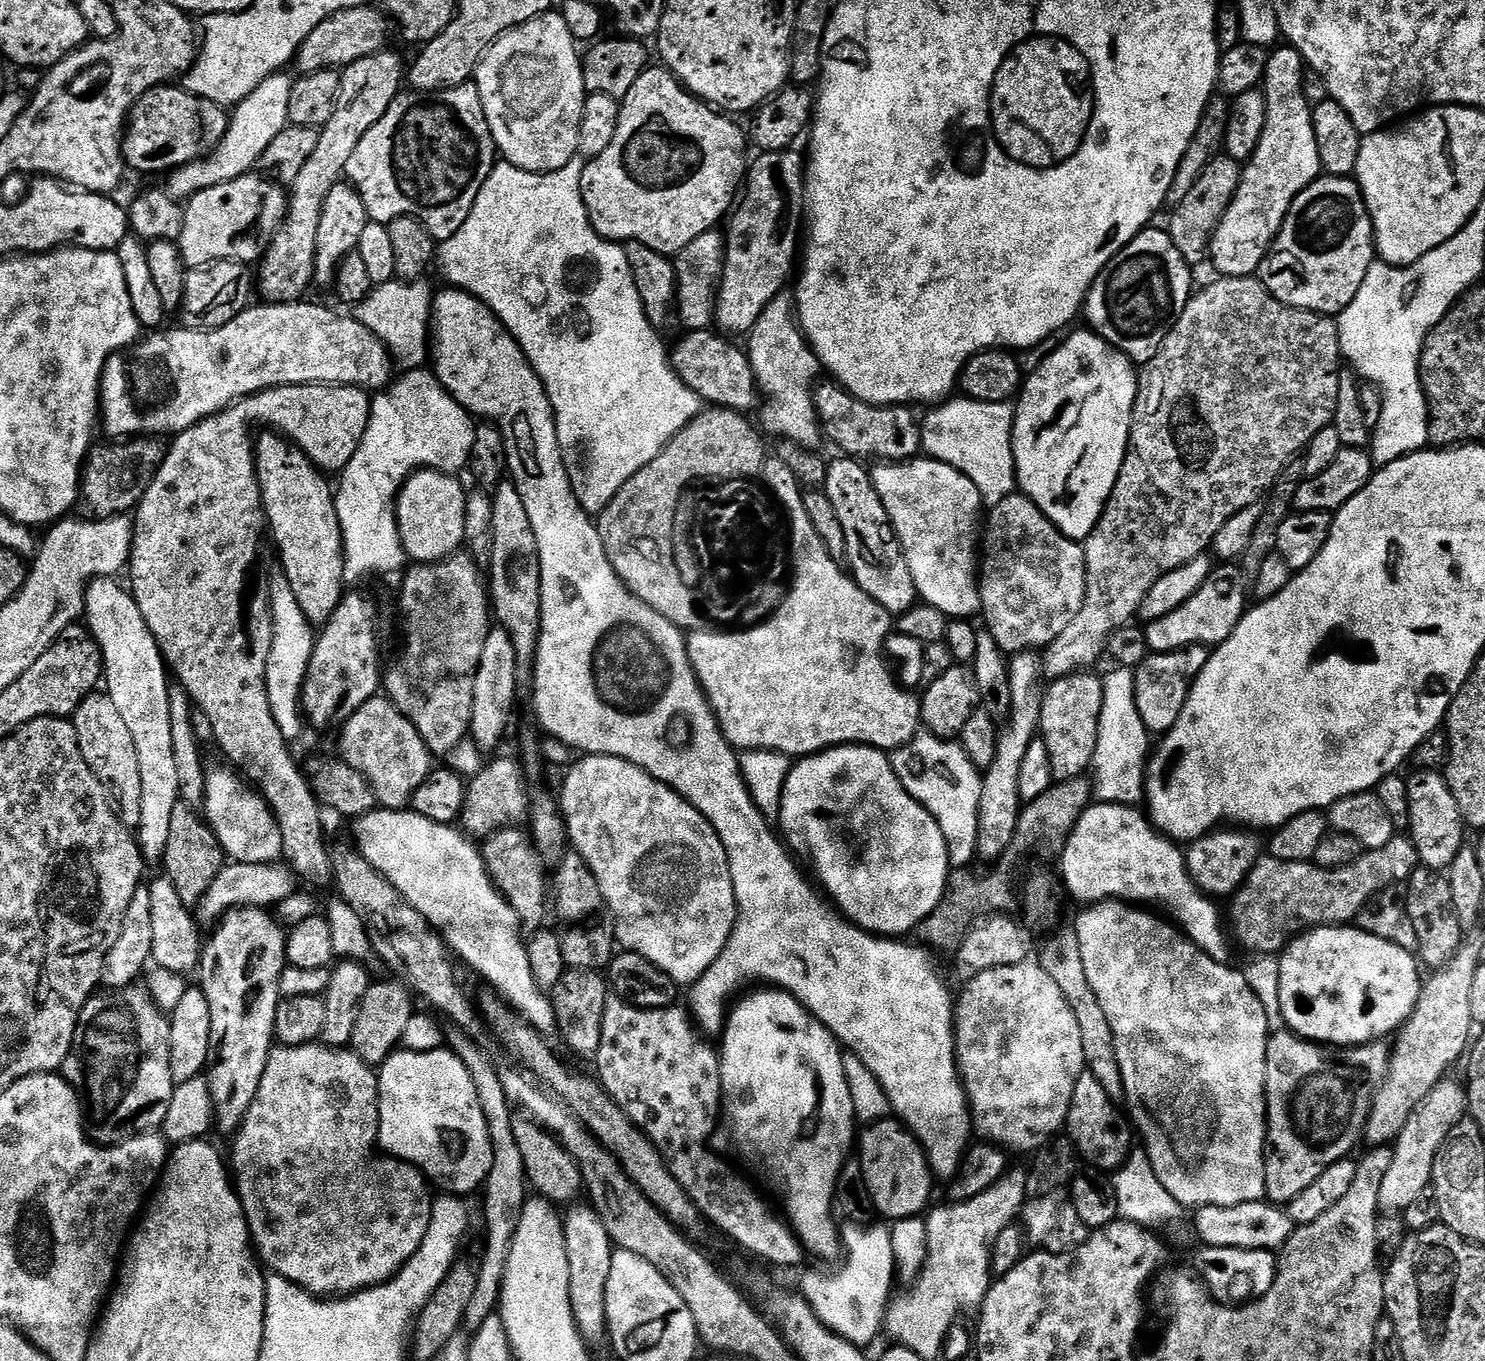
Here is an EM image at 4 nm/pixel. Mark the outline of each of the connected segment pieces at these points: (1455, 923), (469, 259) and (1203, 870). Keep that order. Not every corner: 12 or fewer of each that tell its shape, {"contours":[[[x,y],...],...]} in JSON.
{"contours":[[[1420,866],[1406,903],[1419,959],[1439,970],[1462,931],[1447,875]],[[497,163],[438,248],[581,493],[702,411],[580,179]],[[1224,826],[1187,845],[1193,882],[1231,898],[1262,859],[1255,831]]]}

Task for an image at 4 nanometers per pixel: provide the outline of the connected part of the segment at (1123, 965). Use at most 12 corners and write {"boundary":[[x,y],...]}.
{"boundary":[[1083,909],[1126,1108],[1185,1209],[1265,1199],[1266,1010],[1167,919]]}

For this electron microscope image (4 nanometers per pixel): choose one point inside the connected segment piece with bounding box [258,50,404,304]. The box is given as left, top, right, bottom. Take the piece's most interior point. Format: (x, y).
(368, 87)

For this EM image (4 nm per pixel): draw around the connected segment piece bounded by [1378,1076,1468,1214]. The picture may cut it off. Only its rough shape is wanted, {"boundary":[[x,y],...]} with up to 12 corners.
{"boundary":[[1447,1076],[1396,1137],[1378,1190],[1403,1214],[1431,1185],[1436,1154],[1467,1113]]}

